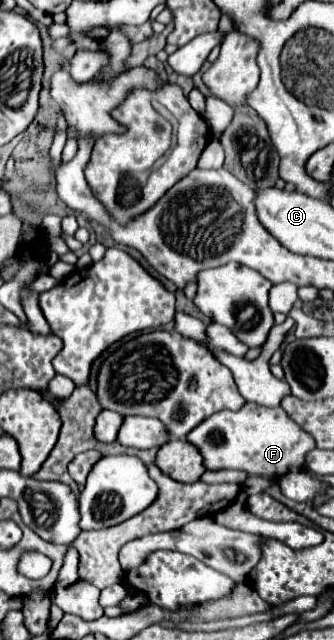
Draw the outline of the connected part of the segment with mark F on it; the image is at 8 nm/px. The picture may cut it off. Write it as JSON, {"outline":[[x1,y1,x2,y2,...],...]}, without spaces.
{"outline":[[245,403,239,411,219,411,207,417,187,435,187,441,203,455,205,469,237,469,249,477,281,477,289,471,301,471,307,453,315,449,315,439,293,423,283,407,271,409,257,403]]}

